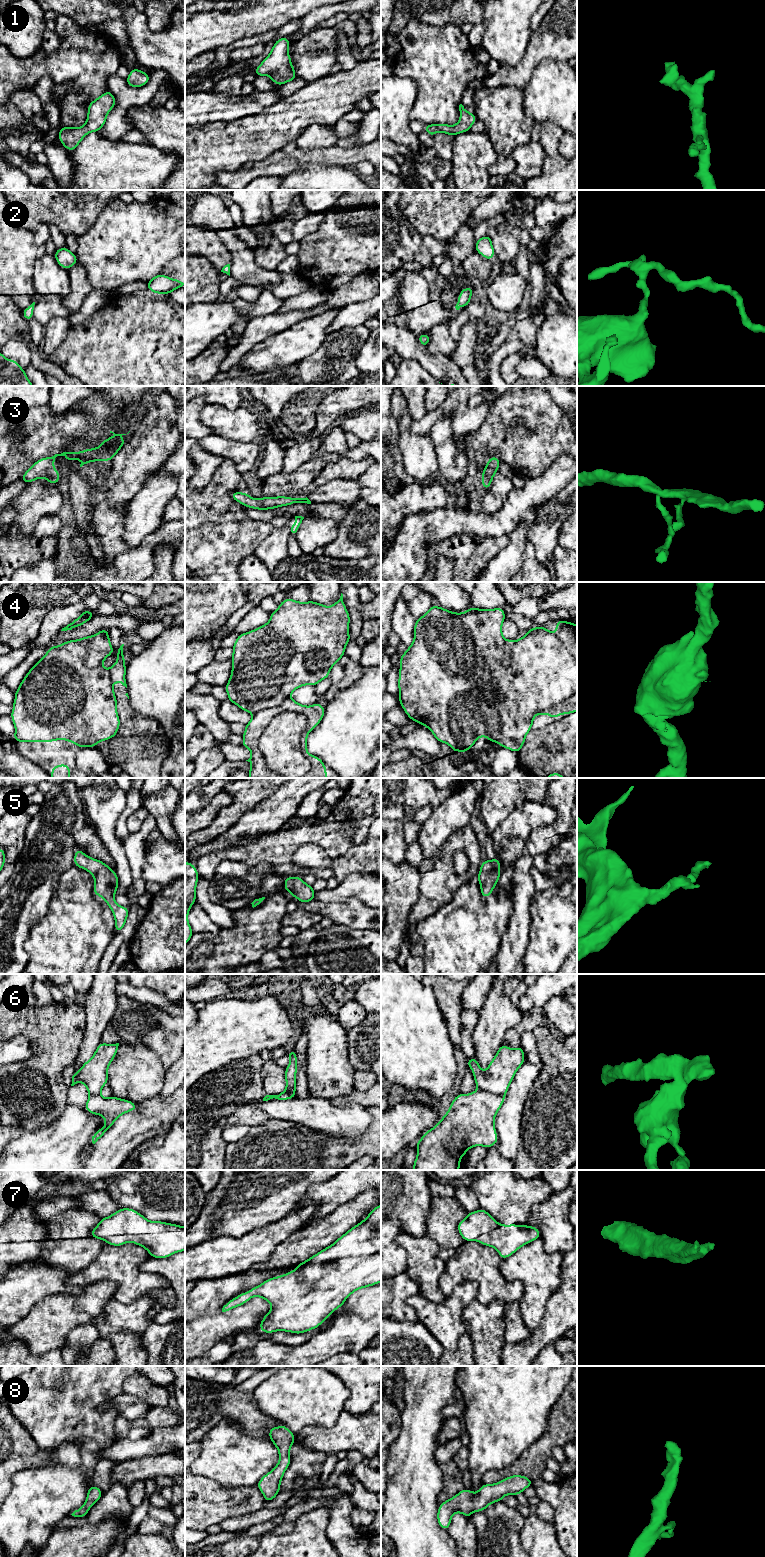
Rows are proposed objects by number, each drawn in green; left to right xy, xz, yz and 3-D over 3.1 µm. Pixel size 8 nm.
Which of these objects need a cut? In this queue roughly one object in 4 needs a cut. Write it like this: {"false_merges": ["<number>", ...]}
{"false_merges": ["4", "6"]}

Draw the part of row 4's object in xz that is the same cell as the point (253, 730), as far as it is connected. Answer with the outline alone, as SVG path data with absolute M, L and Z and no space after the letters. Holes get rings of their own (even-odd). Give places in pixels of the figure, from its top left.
M291 698L286 699L278 707L259 711L245 725L241 746L251 750L251 757L246 760L252 765L251 769L247 771L249 778L285 778L266 766L263 754L259 749L259 740L264 729L277 714L284 711L294 711L309 717L307 728L301 736L301 747L311 763L311 769L301 778L327 778L327 766L319 757L307 753L307 735L321 722L325 707L318 702L312 706L301 705Z

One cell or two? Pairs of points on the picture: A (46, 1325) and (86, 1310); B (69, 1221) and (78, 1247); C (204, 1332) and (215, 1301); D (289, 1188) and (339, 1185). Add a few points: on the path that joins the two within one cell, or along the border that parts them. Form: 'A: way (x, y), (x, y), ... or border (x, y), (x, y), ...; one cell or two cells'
A: way (56, 1316), (66, 1311), (76, 1310); one cell
B: way (70, 1227), (70, 1239), (72, 1241); one cell
C: border (221, 1311), (212, 1315), (198, 1316), (195, 1319); two cells
D: border (329, 1180), (314, 1184), (296, 1205); two cells

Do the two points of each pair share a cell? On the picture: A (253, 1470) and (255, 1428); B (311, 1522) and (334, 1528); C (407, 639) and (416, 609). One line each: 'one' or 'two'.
A: two
B: two
C: two

